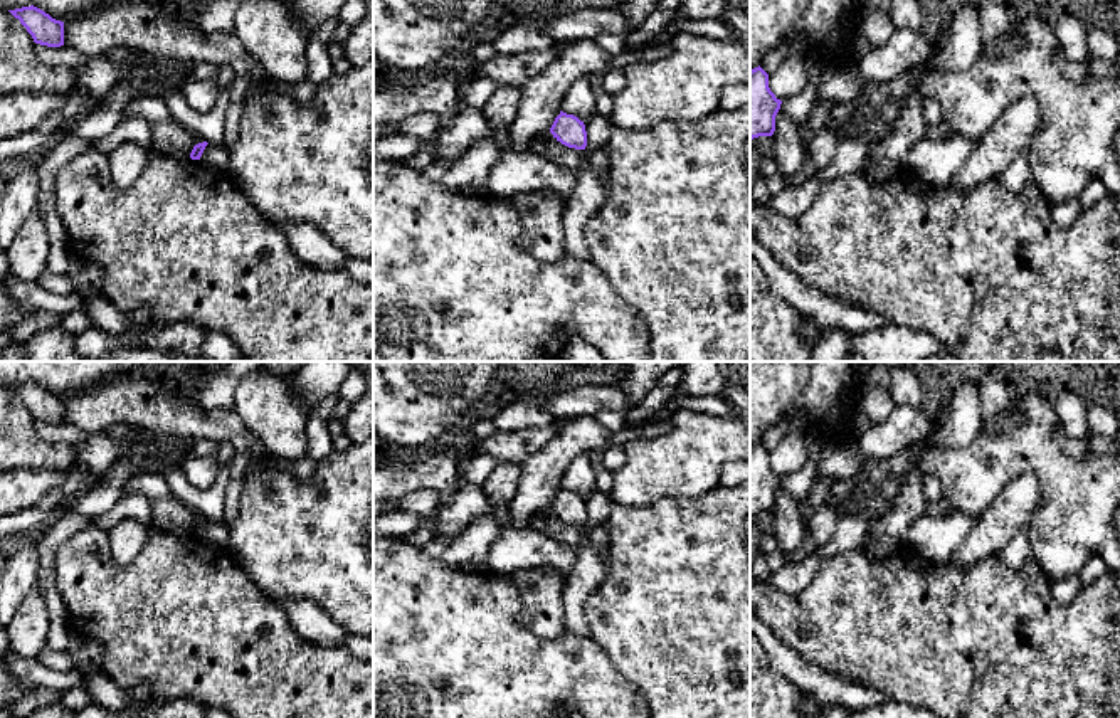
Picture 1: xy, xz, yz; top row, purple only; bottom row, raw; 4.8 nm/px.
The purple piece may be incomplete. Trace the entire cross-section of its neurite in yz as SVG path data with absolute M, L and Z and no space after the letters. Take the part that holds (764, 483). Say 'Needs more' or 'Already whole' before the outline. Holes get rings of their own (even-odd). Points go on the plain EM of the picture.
Already whole. M758 442L750 447L750 516L772 513L782 478L769 464L769 451Z

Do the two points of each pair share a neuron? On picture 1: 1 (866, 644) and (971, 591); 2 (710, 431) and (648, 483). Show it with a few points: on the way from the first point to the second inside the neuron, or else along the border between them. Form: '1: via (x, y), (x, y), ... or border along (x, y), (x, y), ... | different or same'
1: via (892, 629), (932, 629), (945, 616) | same
2: via (695, 446), (676, 464), (663, 468) | same

